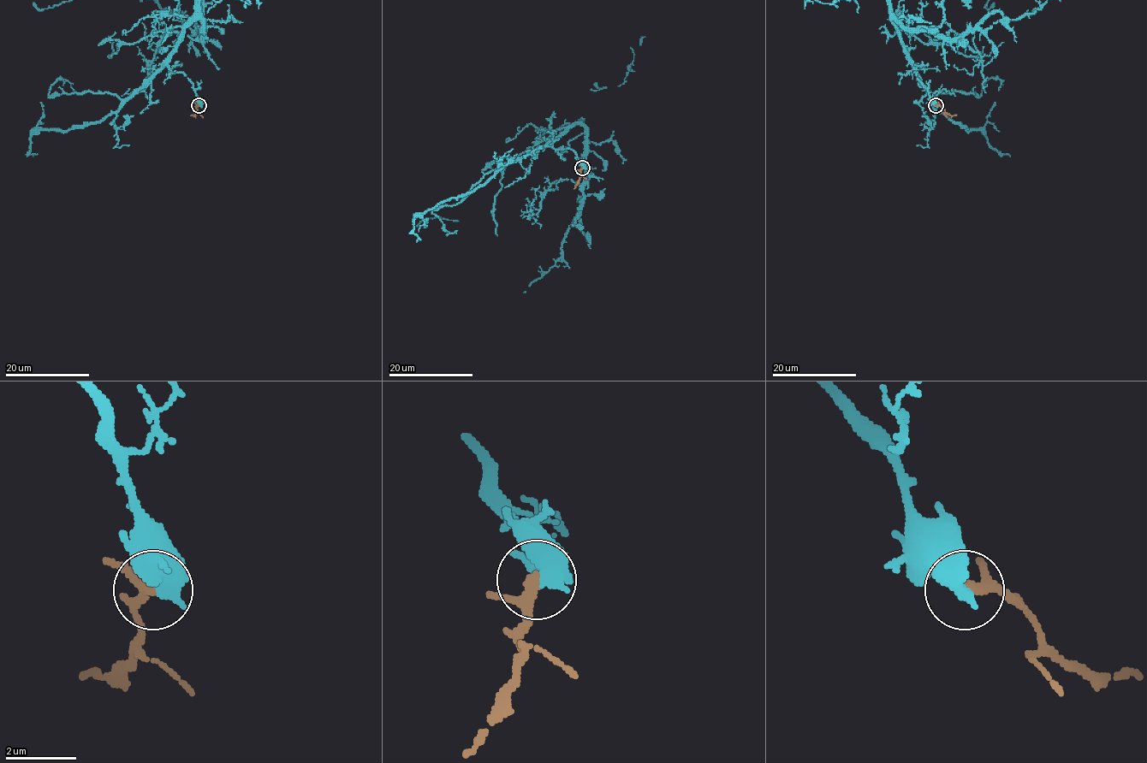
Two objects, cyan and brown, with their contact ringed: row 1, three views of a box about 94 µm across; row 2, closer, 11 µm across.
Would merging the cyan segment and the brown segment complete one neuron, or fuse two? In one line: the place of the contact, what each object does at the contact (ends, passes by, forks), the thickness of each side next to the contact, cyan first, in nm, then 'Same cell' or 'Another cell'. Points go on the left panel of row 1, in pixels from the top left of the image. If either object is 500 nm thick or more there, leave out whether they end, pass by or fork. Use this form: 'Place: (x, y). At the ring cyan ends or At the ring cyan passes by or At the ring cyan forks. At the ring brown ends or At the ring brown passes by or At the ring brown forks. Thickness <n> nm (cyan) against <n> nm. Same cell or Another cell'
Place: (199, 105). Thickness 650 nm (cyan) against 240 nm. Same cell

